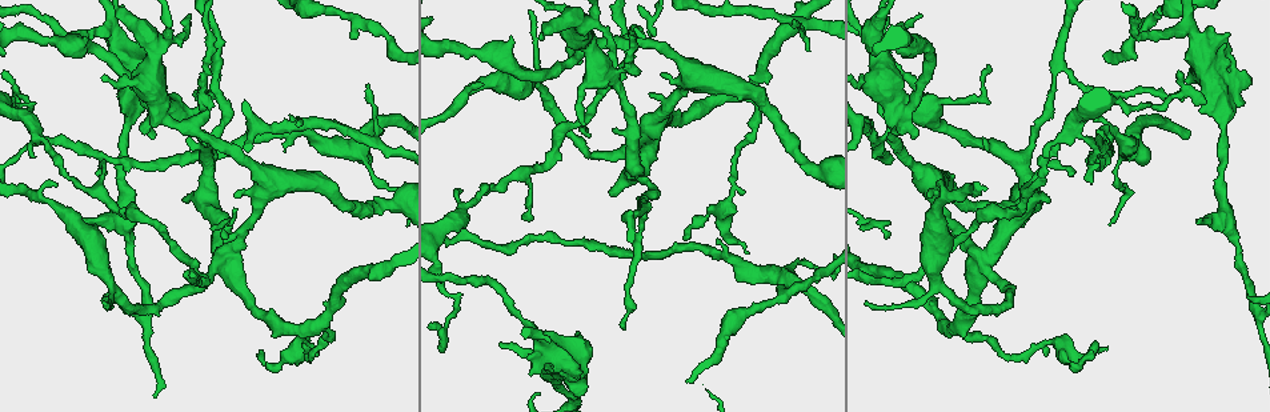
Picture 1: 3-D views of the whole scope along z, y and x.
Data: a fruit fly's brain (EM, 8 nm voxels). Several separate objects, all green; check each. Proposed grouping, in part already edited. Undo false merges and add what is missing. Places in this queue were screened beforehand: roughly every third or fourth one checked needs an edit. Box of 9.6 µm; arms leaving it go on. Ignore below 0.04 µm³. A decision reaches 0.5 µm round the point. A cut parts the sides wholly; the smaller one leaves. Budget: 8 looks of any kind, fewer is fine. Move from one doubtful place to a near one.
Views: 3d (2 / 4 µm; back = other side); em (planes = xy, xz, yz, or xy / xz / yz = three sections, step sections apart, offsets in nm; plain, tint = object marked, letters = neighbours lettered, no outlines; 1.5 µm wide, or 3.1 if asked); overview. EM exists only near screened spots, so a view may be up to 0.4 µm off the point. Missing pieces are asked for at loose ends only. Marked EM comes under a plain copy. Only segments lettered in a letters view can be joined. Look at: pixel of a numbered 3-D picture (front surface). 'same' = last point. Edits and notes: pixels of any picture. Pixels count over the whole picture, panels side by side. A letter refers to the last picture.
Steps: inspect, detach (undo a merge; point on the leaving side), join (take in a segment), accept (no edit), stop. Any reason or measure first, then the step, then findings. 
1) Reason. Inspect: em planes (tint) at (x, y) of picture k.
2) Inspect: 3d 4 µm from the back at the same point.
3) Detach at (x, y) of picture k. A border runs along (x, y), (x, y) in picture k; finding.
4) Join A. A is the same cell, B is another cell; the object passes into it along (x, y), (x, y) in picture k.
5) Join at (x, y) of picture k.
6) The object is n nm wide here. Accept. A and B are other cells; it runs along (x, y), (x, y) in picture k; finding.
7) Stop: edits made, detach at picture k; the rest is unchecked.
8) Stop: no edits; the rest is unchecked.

Sharp bend. Inspect: em yz step 4 (tint) at (202, 96) of picture 1.

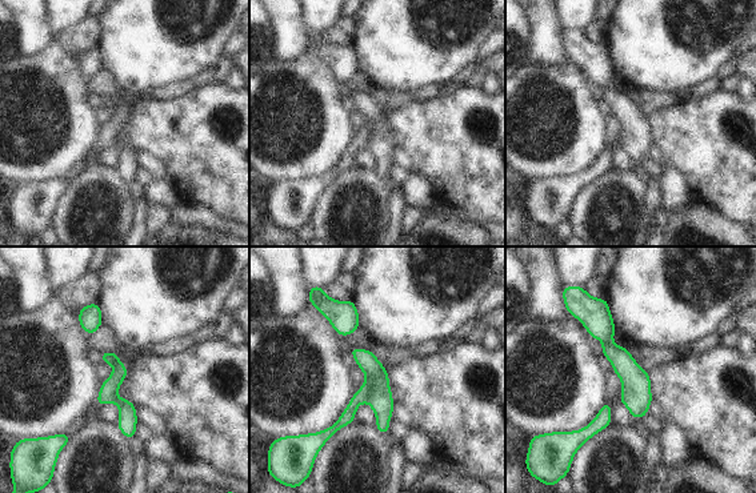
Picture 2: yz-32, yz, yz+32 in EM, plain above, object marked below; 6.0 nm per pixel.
Cut it another way. Inspect: em planes (letters) at the same point.

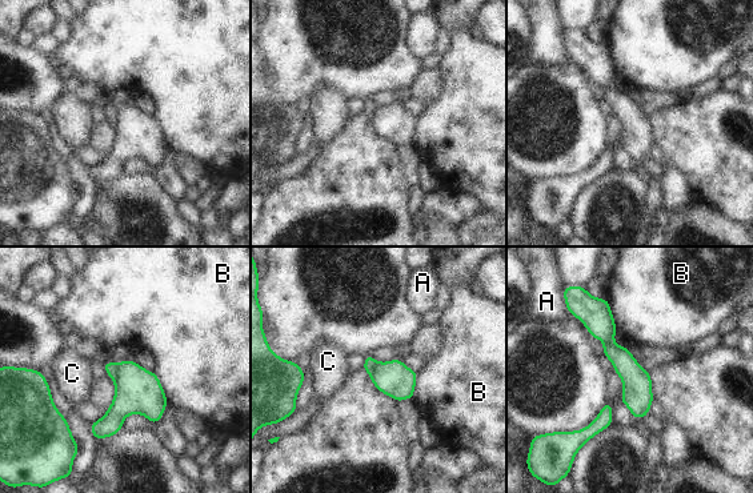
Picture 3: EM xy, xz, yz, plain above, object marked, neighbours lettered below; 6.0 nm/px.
The longest contact is with B, 220 nm. Detach at (369, 365) of picture 3. A, B and C are other cells; a border runs along (379, 363), (369, 373) in picture 3; two neurons meet here.

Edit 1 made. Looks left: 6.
An open end. Inspect: 3d 4 µm at (808, 49) of picture 1.

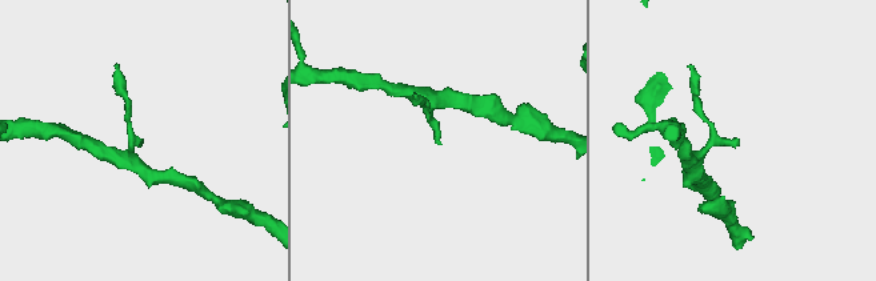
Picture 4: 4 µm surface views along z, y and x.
Shape alone is not enough. Inspect: em planes (letters) at (738, 144) of picture 4.

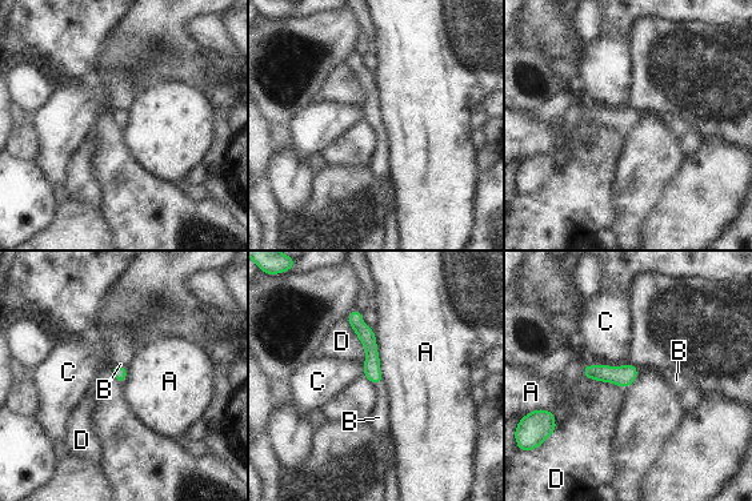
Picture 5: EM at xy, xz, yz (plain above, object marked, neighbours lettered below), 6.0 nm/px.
The longest contact is with D, 320 nm. Join B. B is the same cell, A, C and D are other cells; the object passes into it along (624, 376), (636, 372), (676, 380) in picture 5; it goes on there.

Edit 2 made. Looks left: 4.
Narrows sharply. Inspect: em planes (letters) at (303, 341) of picture 1.

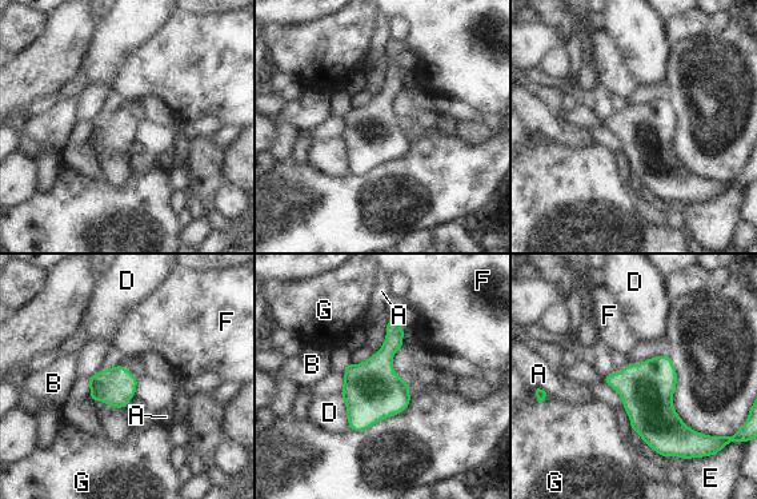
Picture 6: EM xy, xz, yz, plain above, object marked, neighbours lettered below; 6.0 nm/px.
The longest contact is with D, 220 nm. Accept. A, B, D, E, F and G are other cells; a border runs along (339, 392), (345, 403), (349, 427) in picture 6; one neuron here.

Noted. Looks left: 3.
Stop: edits made, detach at picture 3, join at picture 5; the rest is unchecked.

